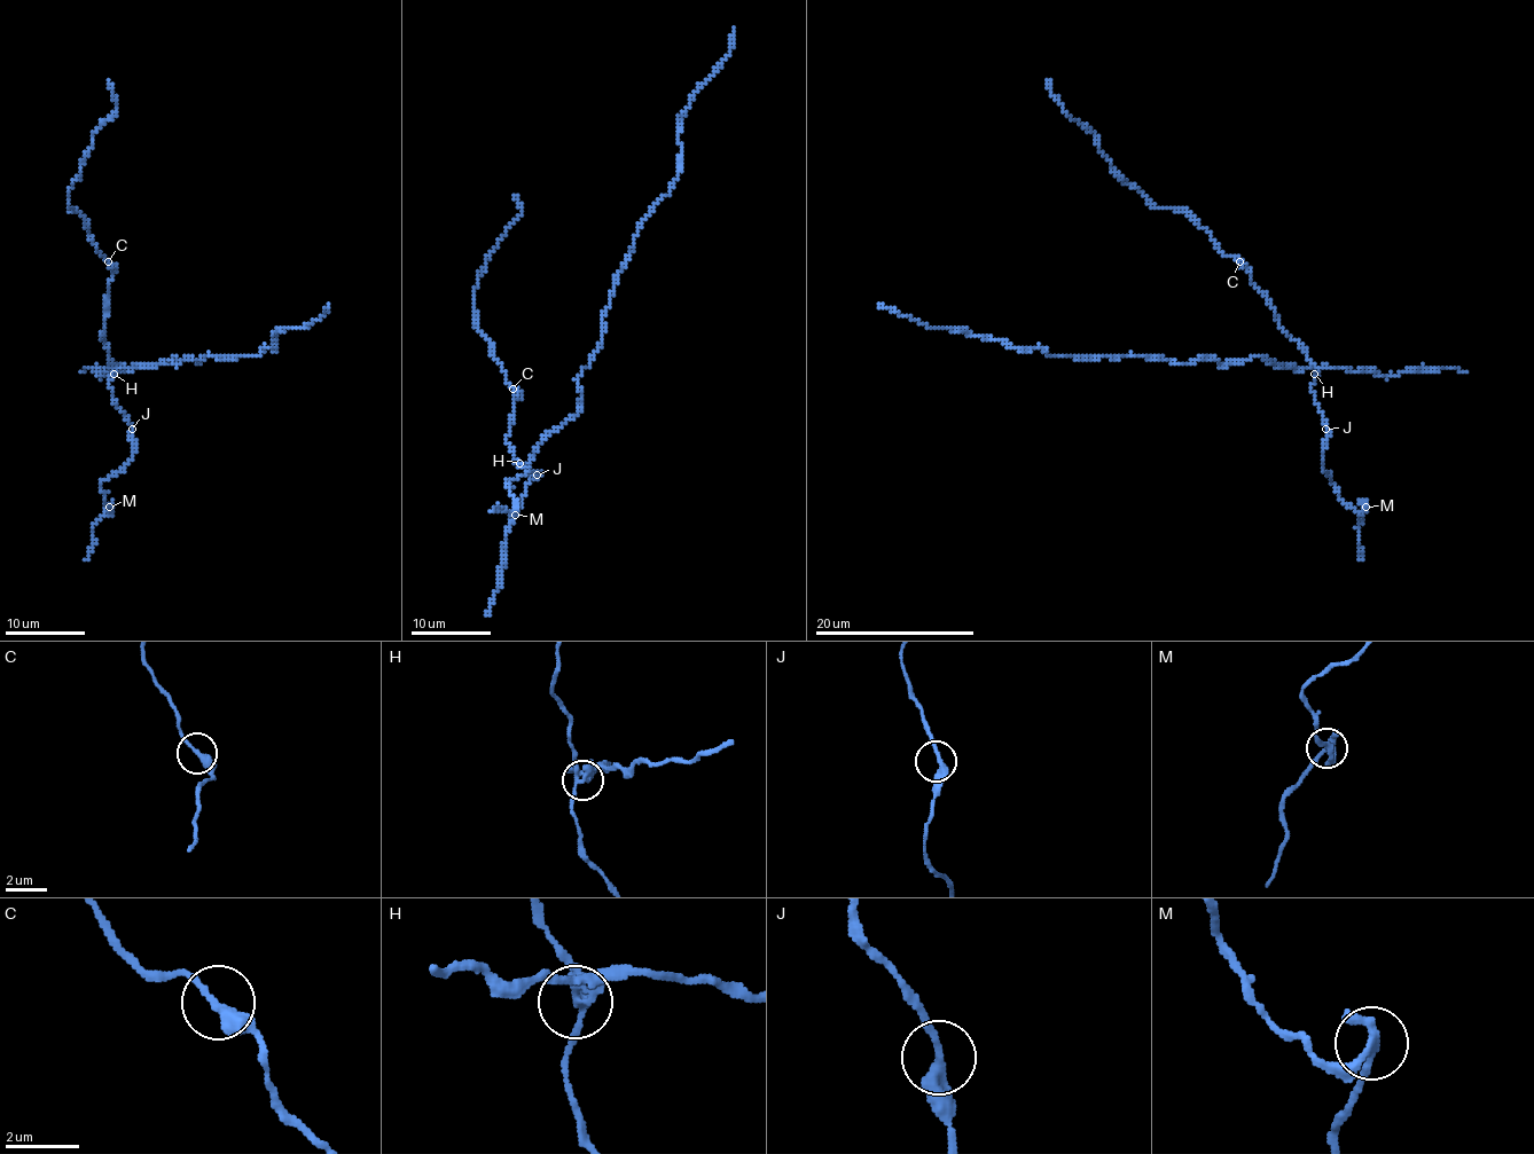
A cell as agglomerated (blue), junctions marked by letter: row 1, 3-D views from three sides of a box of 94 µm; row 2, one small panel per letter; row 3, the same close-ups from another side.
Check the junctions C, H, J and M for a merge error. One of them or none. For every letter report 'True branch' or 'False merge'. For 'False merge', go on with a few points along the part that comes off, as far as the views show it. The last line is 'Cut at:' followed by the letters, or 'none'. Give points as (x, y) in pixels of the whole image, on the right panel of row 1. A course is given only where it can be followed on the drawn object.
C: True branch
H: False merge. Course of the part to remove: (1314, 373), (1262, 356), (1178, 364), (1048, 355), (878, 308)
J: True branch
M: True branch
Cut at: H

